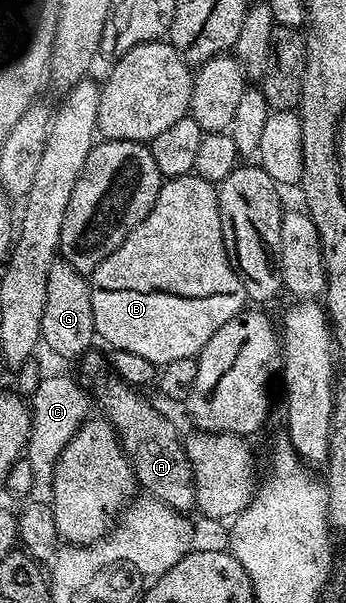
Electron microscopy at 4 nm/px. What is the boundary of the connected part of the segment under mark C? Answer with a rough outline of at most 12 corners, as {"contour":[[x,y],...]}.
{"contour":[[67,375],[30,398],[30,501],[50,504],[56,463],[90,412]]}

